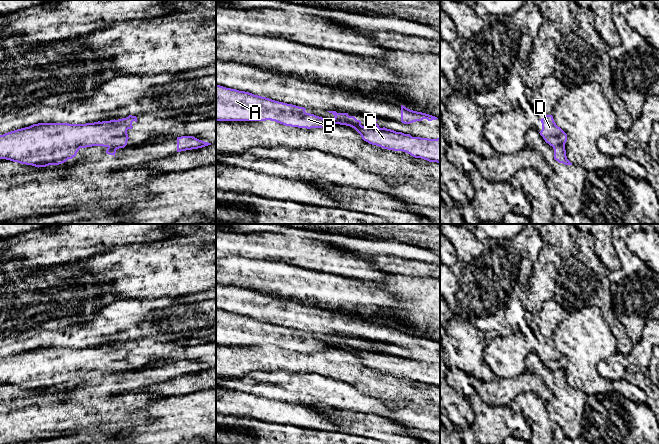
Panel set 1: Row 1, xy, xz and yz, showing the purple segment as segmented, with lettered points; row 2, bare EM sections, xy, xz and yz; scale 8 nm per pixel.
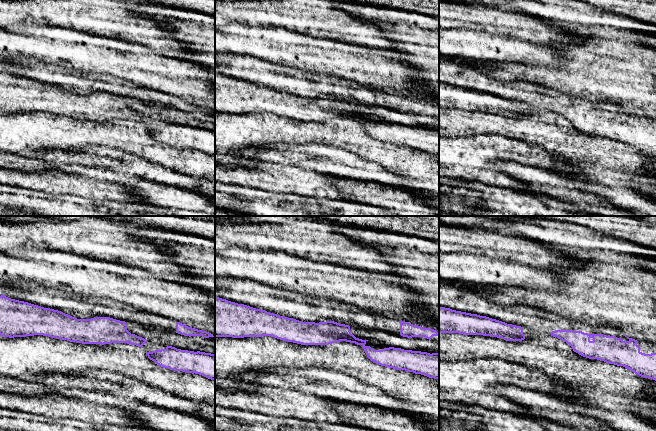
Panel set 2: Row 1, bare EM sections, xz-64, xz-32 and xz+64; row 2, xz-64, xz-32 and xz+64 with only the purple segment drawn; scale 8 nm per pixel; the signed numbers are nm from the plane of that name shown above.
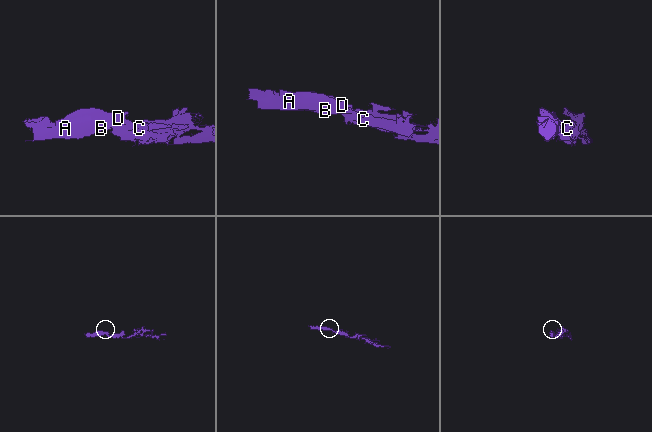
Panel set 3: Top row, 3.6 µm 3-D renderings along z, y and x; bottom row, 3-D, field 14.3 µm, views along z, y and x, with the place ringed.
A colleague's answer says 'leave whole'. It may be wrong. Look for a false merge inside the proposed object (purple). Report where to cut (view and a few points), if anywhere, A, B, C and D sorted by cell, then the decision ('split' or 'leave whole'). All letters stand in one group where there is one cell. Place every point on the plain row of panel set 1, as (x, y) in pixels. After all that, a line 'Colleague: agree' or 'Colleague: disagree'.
yz (564, 369), (558, 369), (553, 372) | A B D / C | split
Colleague: disagree

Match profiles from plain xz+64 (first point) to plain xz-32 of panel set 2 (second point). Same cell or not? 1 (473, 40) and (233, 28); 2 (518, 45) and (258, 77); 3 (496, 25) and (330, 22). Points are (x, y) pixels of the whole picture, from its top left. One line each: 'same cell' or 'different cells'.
1: same cell
2: different cells
3: same cell

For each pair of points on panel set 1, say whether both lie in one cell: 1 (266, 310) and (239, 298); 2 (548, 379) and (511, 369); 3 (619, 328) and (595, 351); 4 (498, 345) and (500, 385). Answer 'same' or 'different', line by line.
1: same
2: different
3: different
4: different

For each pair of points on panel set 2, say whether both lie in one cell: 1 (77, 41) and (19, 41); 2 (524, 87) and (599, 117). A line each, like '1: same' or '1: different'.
1: same
2: same

